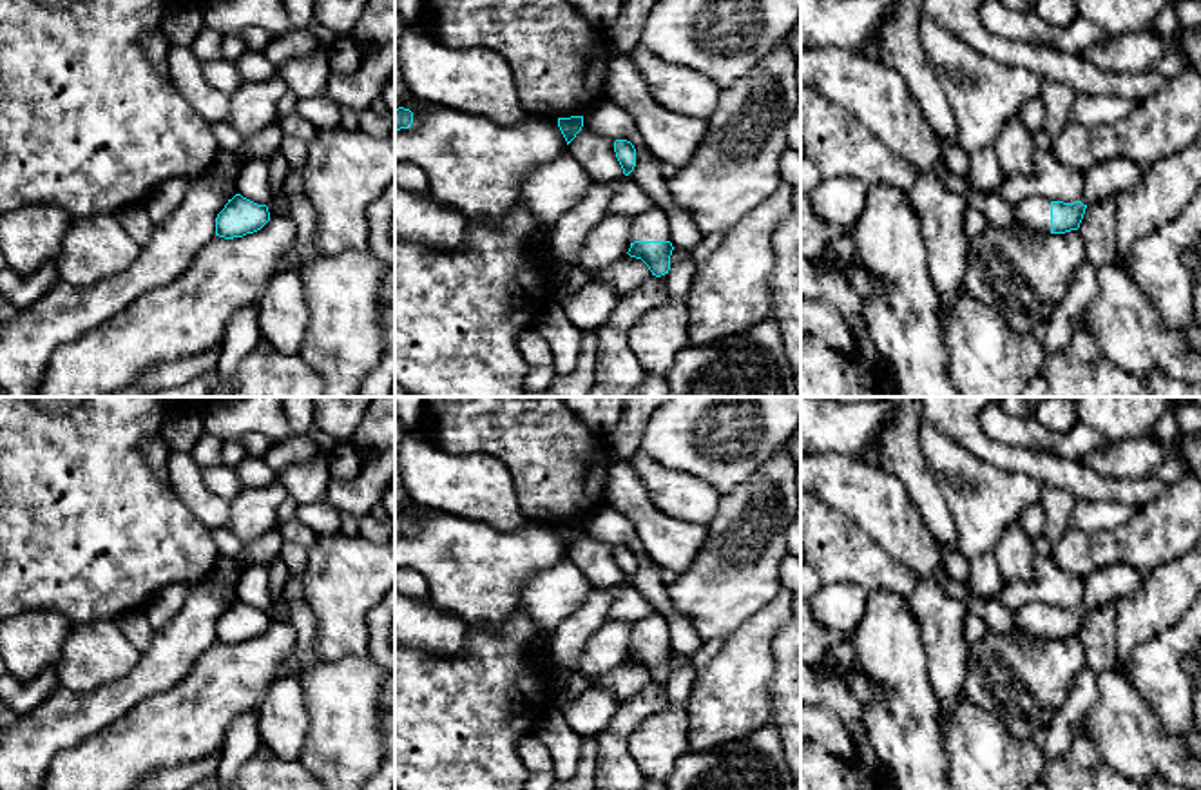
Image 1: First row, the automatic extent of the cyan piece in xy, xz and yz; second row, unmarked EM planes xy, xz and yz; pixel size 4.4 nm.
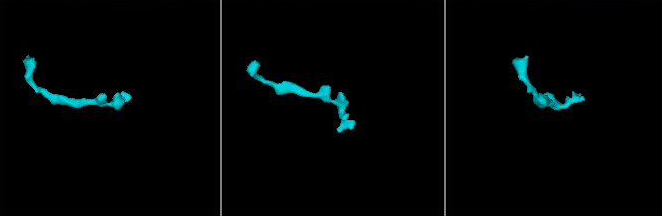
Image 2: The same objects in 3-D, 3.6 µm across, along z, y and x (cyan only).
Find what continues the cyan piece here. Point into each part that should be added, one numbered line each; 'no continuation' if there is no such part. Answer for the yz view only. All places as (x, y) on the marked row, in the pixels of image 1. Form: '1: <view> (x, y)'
1: yz (1035, 212)

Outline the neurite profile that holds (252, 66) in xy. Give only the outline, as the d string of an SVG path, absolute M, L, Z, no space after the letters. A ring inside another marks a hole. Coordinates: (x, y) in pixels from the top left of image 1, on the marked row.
M246 51L235 63L243 82L264 82L277 71L264 53L257 51Z

